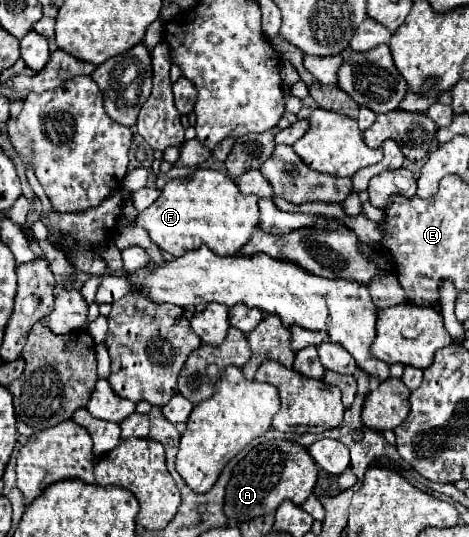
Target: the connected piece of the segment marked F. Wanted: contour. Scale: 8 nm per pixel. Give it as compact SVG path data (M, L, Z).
M199 169L189 177L171 179L159 199L137 215L135 223L145 227L157 247L181 257L185 251L207 245L219 255L237 255L249 241L259 221L259 207L255 195L243 195L235 181L213 169Z

